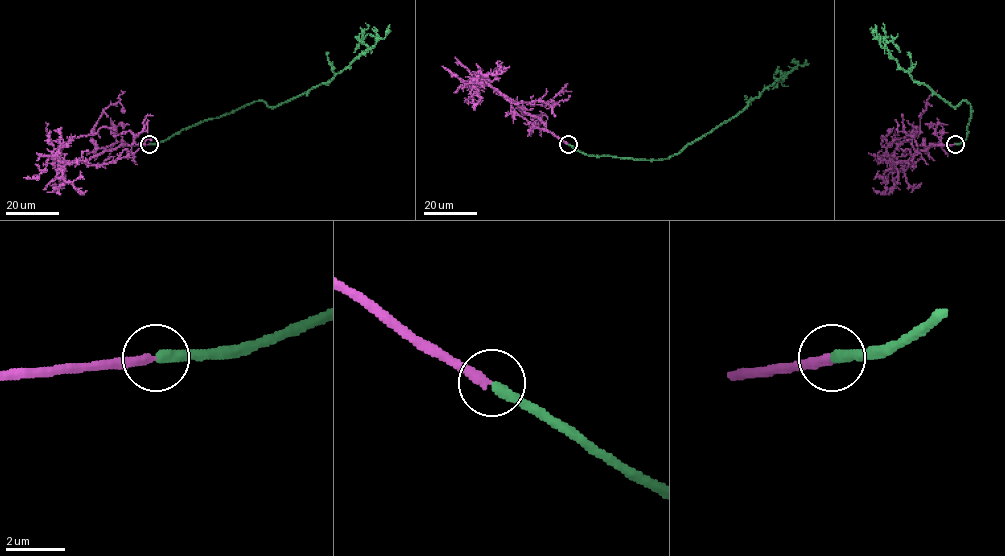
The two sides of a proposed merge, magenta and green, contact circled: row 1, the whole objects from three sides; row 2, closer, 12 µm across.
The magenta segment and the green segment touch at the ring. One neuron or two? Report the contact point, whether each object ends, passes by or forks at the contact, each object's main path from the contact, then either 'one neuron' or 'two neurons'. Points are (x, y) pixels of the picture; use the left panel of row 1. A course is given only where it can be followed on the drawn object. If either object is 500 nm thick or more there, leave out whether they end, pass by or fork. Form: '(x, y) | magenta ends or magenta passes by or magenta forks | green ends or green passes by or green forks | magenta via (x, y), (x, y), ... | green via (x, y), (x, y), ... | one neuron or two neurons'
(149, 144) | magenta ends | green ends | magenta via (149, 144), (121, 145), (86, 161), (57, 157), (70, 139), (92, 134), (104, 109), (119, 102), (121, 108) | green via (149, 144), (158, 143), (183, 129), (255, 101), (275, 107), (327, 83), (383, 38), (389, 24) | one neuron

